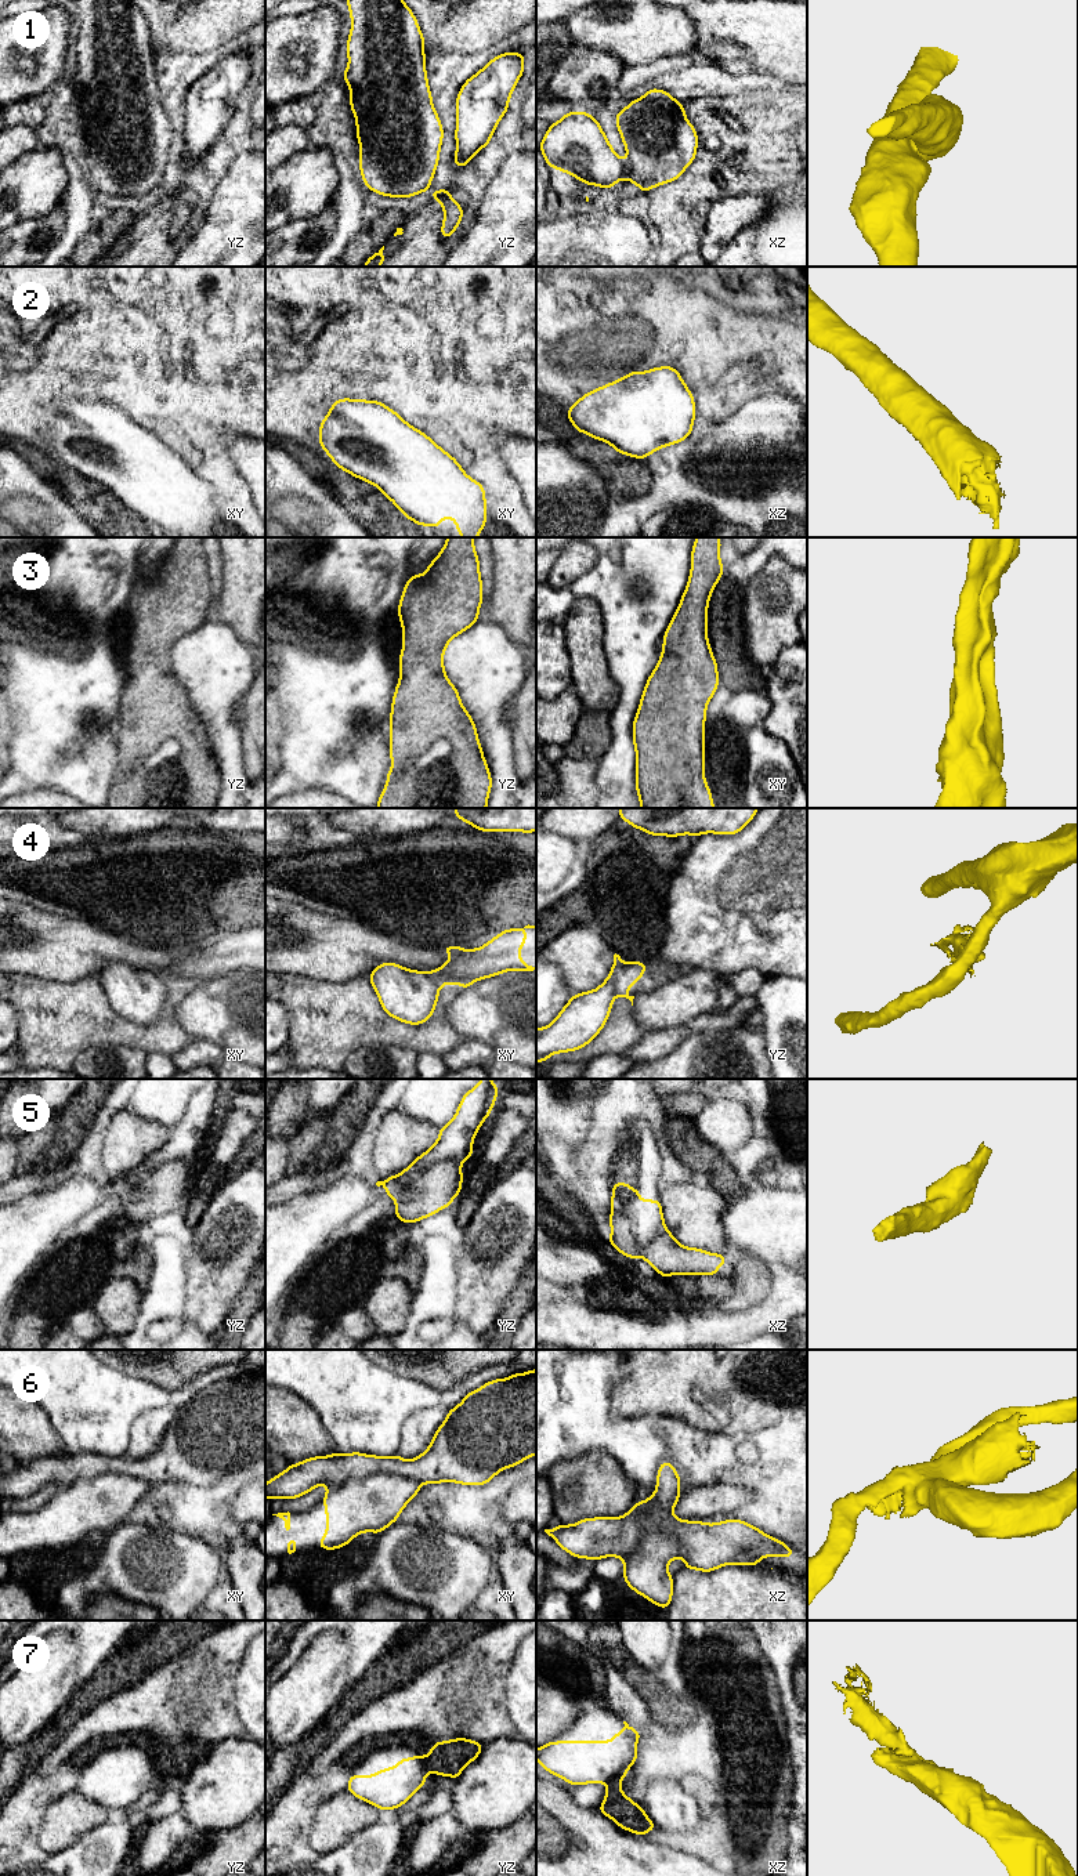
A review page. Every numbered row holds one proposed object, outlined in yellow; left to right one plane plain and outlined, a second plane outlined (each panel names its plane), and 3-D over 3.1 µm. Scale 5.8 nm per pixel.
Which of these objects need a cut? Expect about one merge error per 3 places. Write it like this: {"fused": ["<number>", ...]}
{"fused": ["1", "4", "5", "6", "7"]}

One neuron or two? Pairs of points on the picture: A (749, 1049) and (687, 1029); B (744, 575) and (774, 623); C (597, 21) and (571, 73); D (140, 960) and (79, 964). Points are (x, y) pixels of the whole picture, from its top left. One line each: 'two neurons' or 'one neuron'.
A: two neurons
B: two neurons
C: two neurons
D: one neuron

